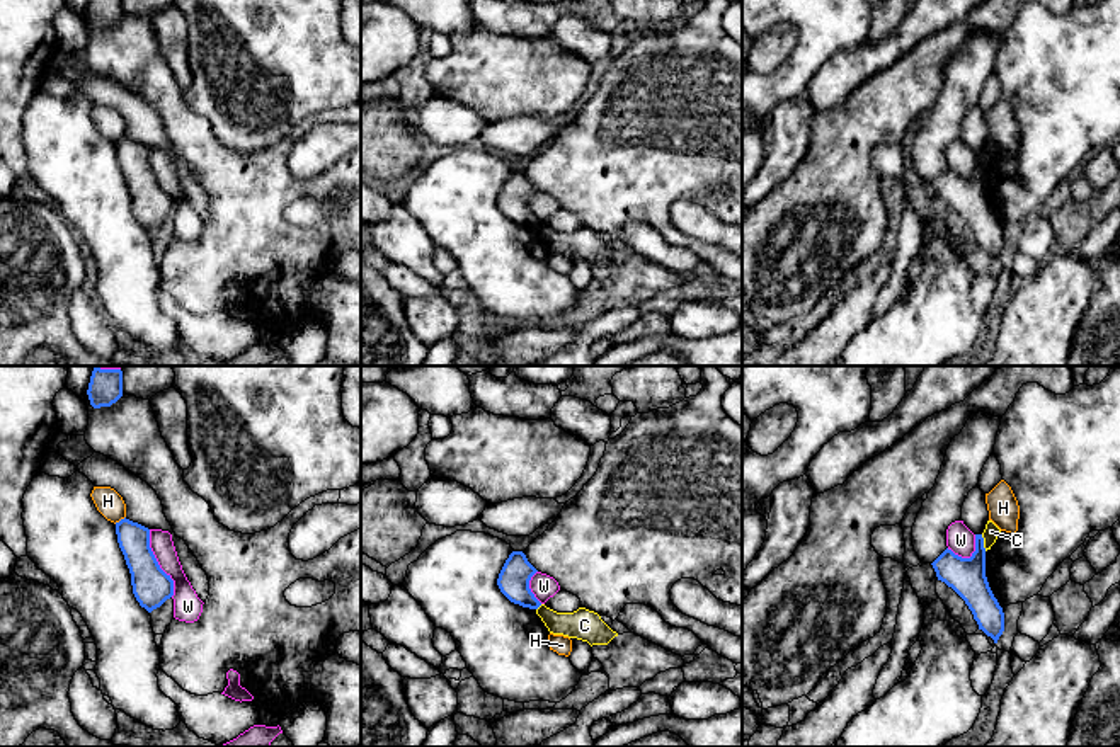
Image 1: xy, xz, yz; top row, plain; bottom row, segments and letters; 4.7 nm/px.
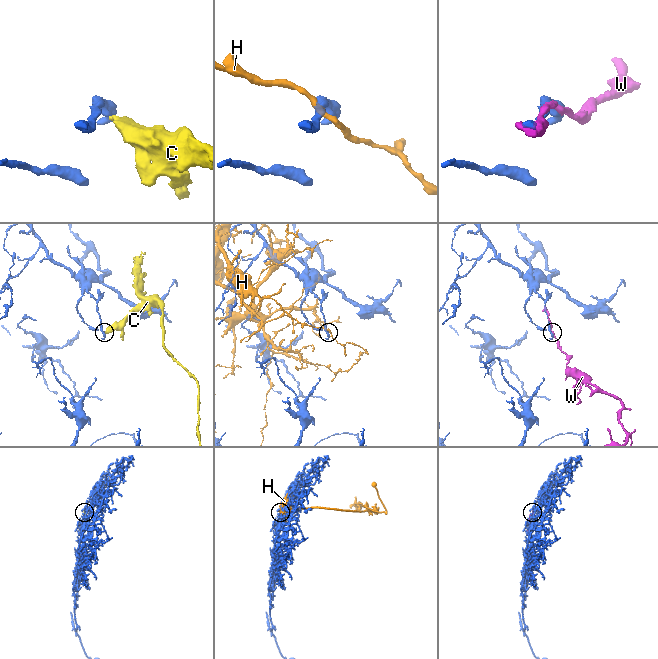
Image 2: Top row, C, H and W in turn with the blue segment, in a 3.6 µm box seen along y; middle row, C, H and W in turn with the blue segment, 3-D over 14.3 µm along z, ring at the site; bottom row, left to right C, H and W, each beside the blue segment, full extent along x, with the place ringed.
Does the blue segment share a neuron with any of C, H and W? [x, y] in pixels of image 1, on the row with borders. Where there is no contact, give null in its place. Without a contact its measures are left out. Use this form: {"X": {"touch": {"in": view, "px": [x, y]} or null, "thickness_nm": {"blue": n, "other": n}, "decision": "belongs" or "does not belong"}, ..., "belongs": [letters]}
{"C": {"touch": {"in": "yz", "px": [982, 543]}, "thickness_nm": {"blue": 180, "other": 70}, "decision": "does not belong"}, "H": {"touch": {"in": "xy", "px": [121, 519]}, "thickness_nm": {"blue": 150, "other": 120}, "decision": "does not belong"}, "W": {"touch": {"in": "xy", "px": [157, 564]}, "thickness_nm": {"blue": 180, "other": 140}, "decision": "does not belong"}, "belongs": []}

